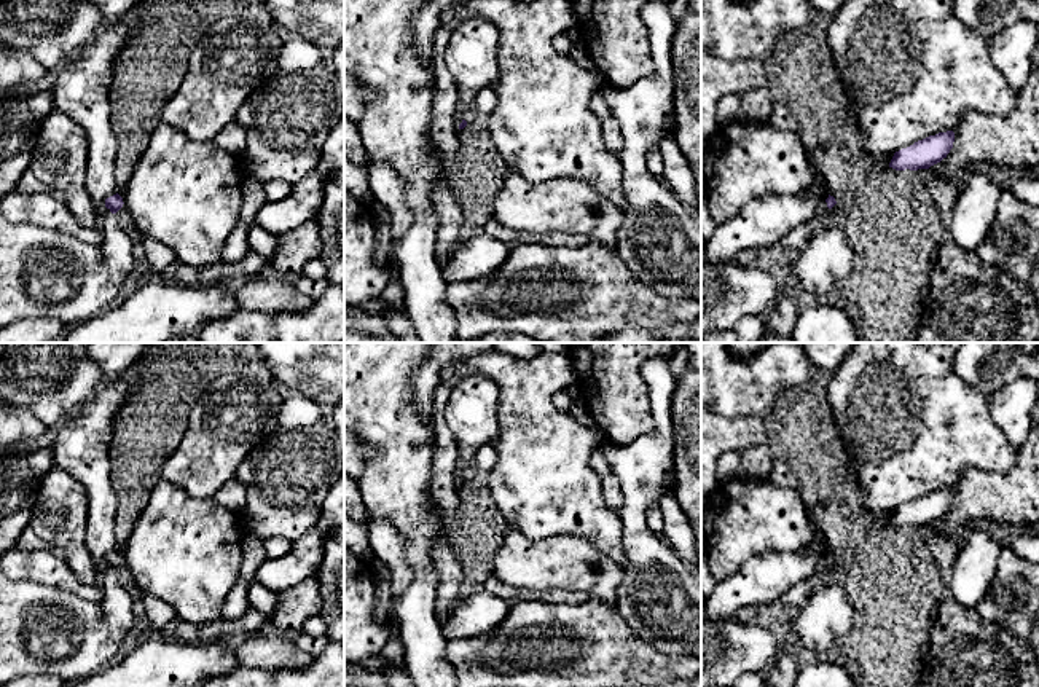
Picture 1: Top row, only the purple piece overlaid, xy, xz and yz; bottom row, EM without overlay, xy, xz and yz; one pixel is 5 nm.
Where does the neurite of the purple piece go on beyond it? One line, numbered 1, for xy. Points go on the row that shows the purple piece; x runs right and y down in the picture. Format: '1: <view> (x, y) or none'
1: none

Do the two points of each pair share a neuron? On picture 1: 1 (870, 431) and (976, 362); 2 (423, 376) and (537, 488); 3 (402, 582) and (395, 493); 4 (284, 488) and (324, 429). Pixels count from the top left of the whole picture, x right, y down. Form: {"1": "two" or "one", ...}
{"1": "two", "2": "two", "3": "two", "4": "one"}

